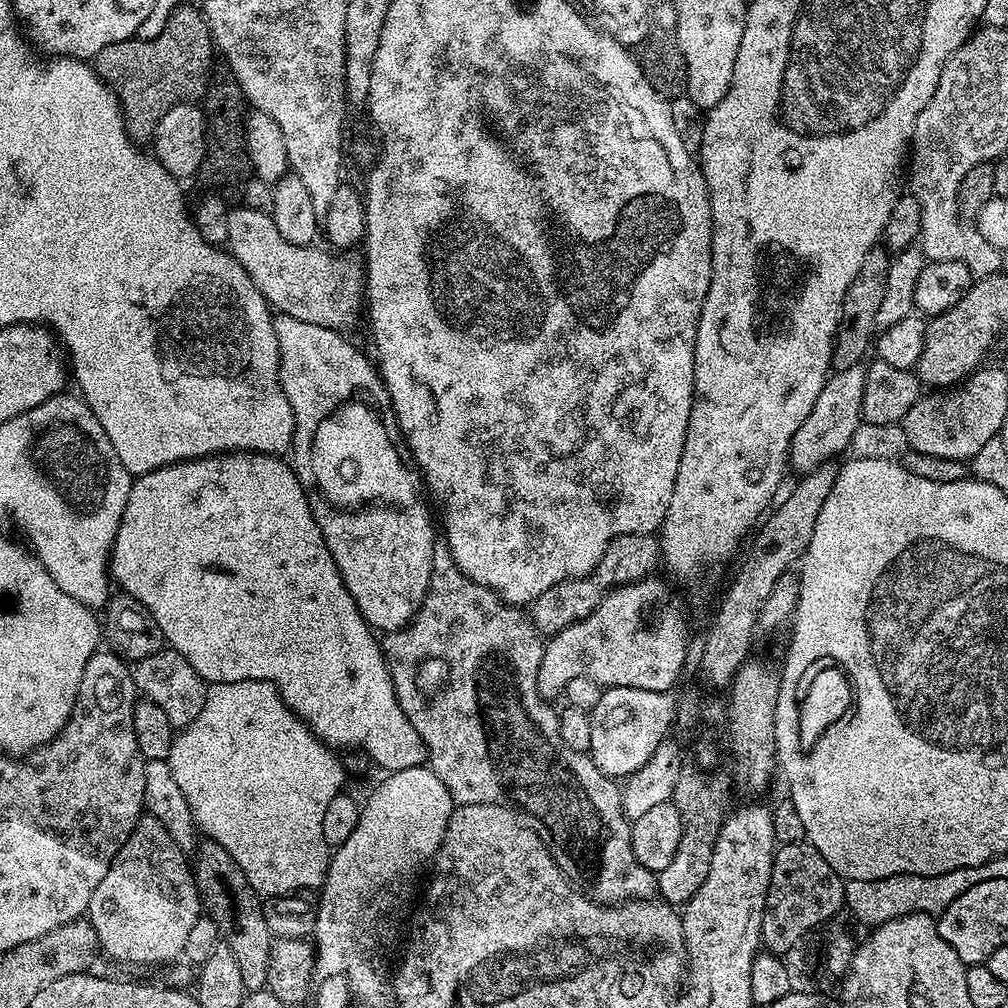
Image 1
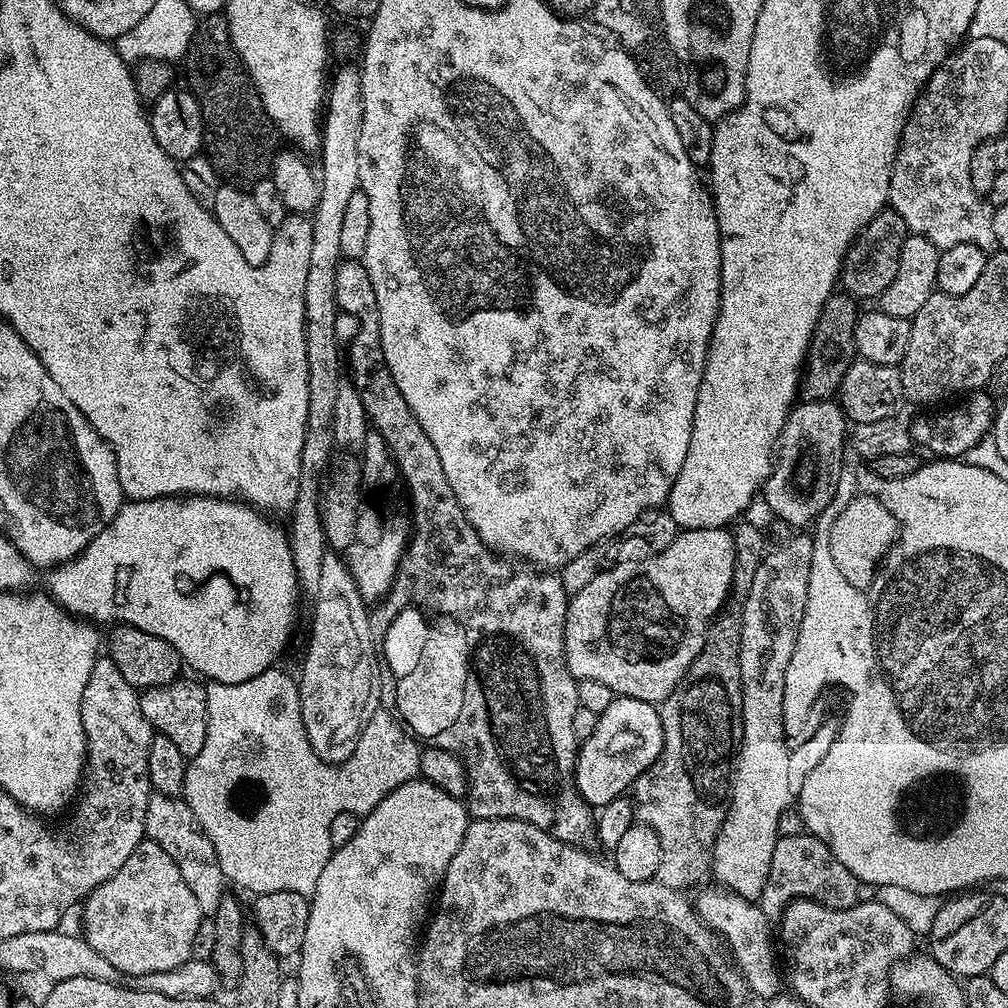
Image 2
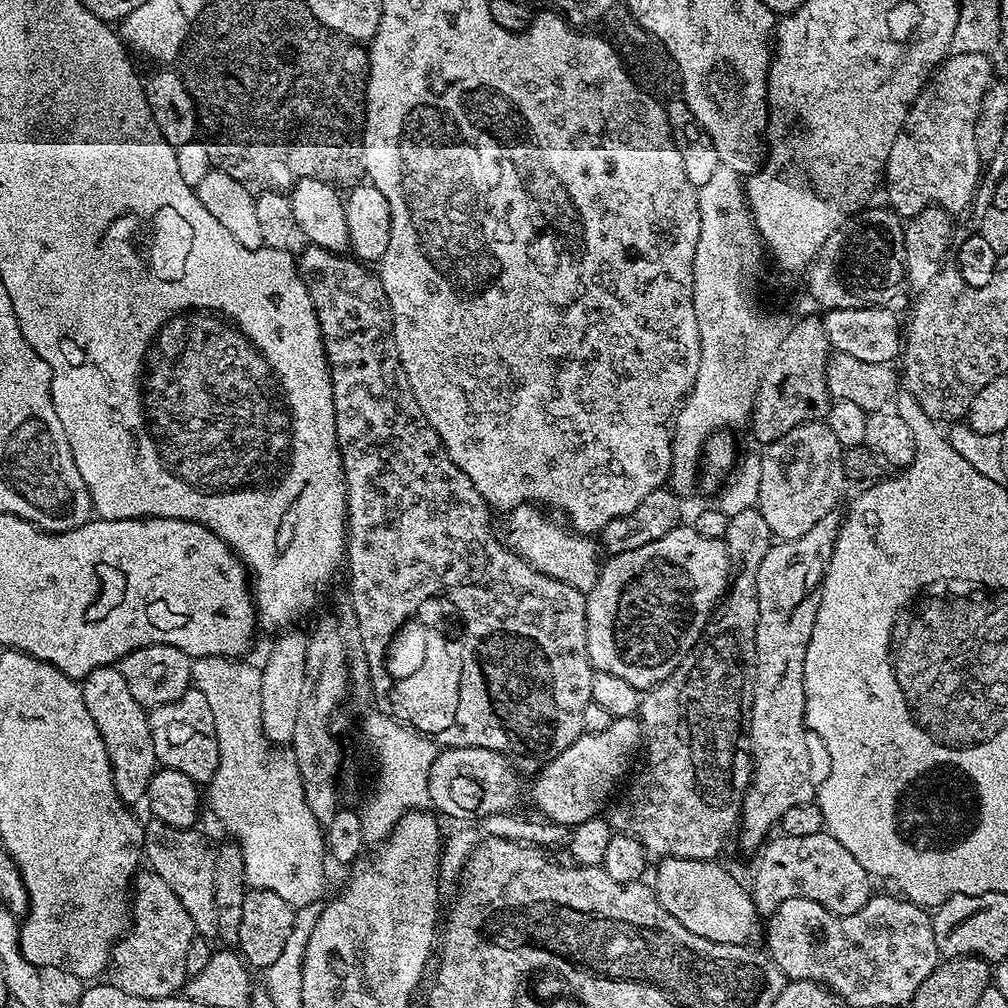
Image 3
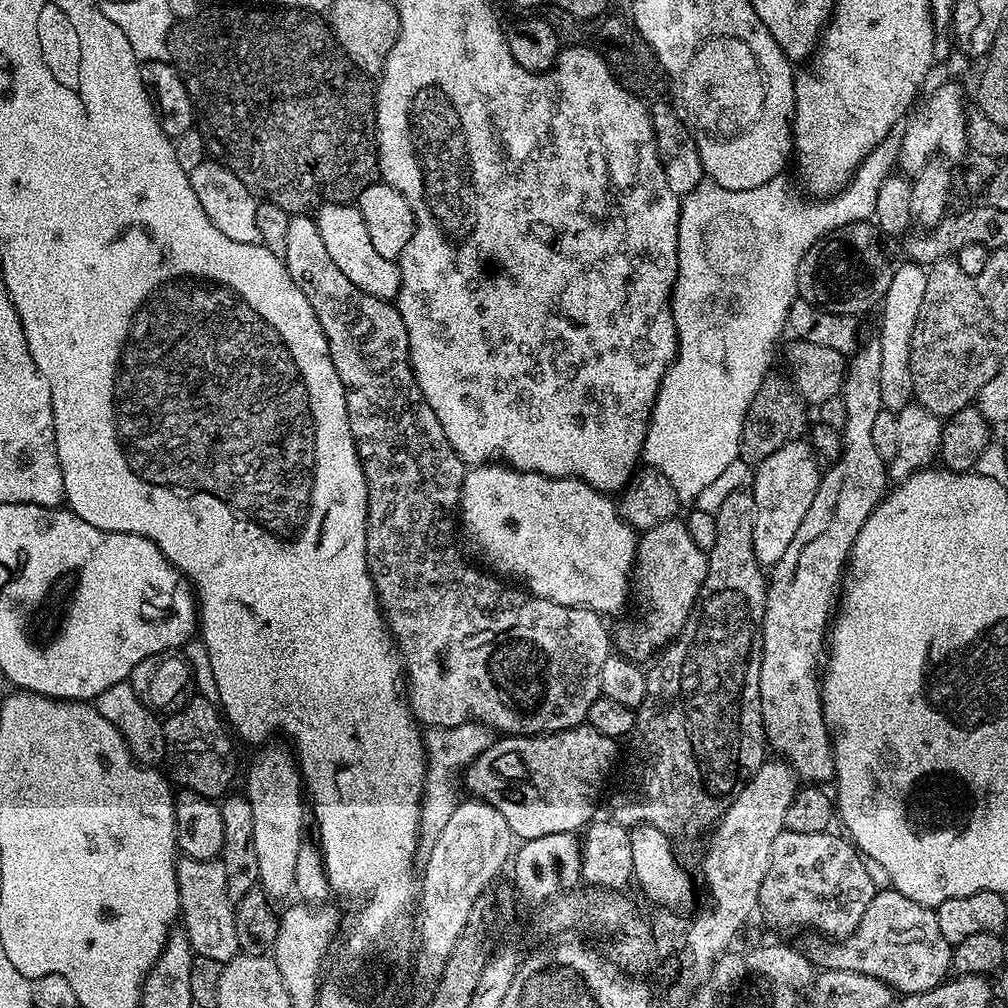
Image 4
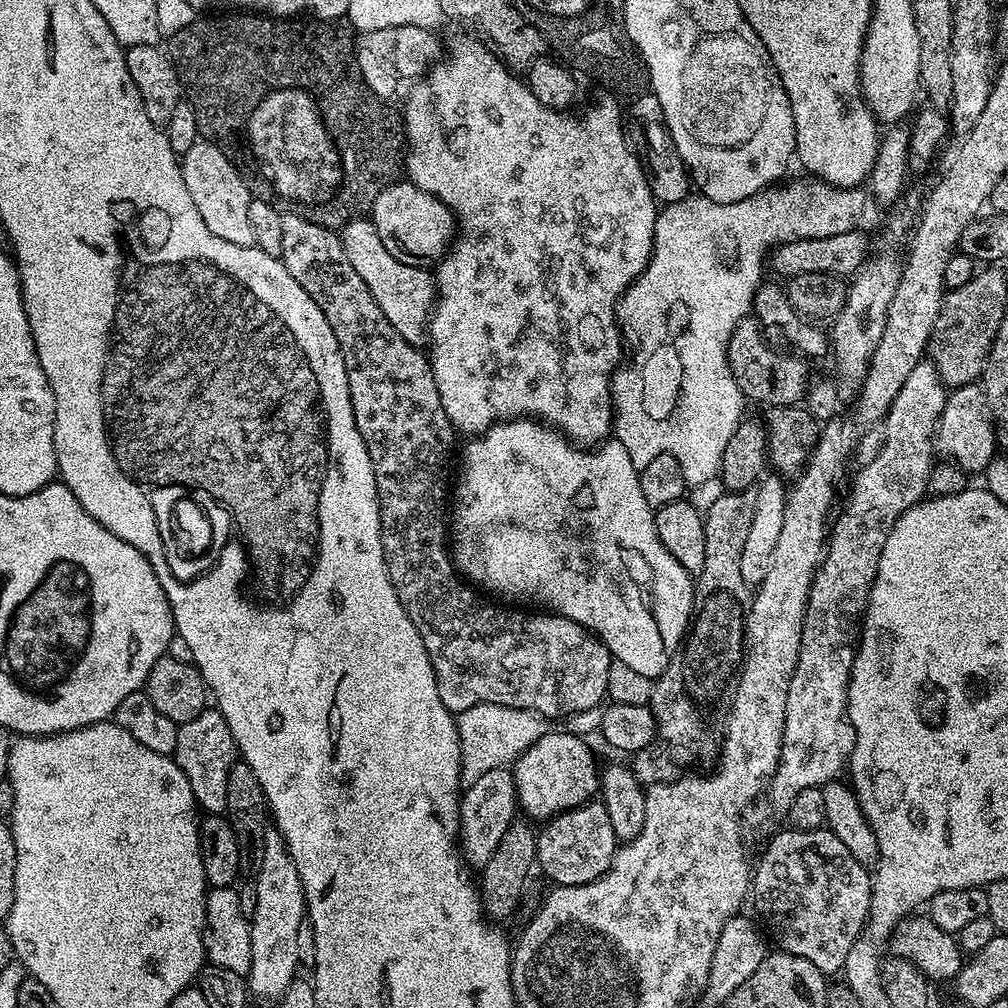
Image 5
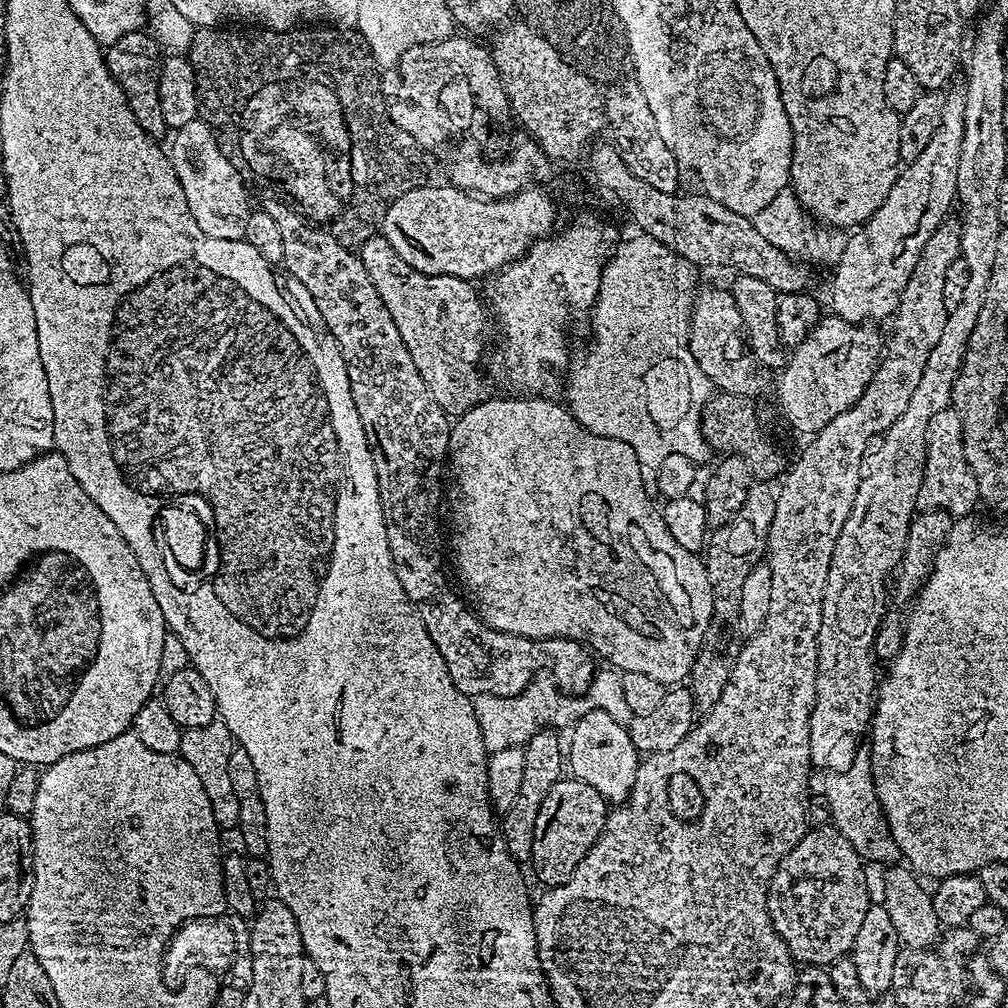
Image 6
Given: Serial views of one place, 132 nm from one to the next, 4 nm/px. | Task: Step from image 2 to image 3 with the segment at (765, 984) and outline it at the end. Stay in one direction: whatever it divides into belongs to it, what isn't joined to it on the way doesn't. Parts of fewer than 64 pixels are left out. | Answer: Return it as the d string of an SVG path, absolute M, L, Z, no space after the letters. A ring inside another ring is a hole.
M664 858L659 861L656 868L656 884L654 891L658 902L686 926L686 930L698 934L702 938L710 938L710 942L722 942L723 944L755 945L762 936L762 917L757 912L752 901L751 891L744 888L720 865L716 860L674 860Z

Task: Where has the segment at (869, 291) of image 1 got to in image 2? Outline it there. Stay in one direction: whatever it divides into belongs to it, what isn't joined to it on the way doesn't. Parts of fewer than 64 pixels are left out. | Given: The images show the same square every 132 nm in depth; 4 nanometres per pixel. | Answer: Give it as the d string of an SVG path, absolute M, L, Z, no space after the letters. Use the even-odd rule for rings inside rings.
M833 294L826 306L822 306L822 314L818 314L812 340L808 343L806 371L799 390L799 395L805 401L831 400L839 393L842 378L846 378L846 370L850 370L852 361L857 359L854 326L862 312L856 307L857 301L847 294Z

